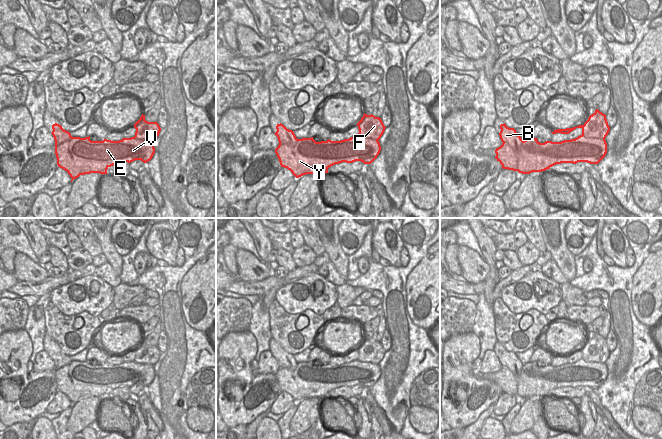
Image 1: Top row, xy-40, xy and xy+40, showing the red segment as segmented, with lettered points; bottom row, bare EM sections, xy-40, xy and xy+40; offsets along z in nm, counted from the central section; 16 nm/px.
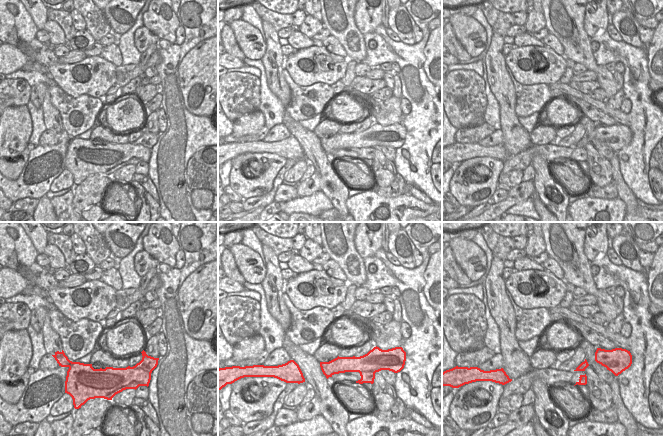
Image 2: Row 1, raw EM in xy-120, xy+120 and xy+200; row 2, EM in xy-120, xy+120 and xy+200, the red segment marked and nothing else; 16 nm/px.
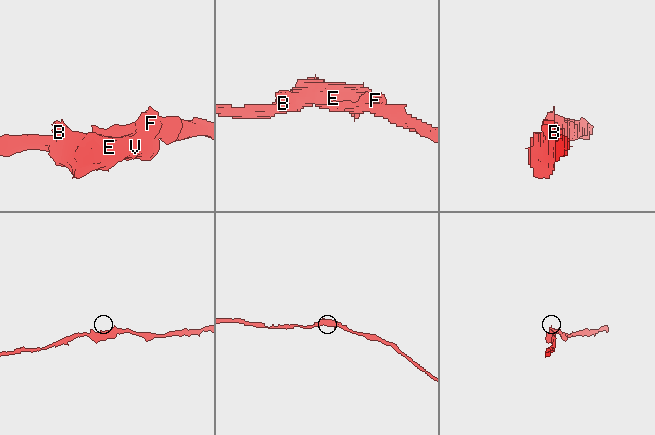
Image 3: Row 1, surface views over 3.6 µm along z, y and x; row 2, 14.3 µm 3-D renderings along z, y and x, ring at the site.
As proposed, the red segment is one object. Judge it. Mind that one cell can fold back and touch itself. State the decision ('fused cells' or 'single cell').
single cell

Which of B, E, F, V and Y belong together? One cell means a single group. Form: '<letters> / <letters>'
B E F V Y

